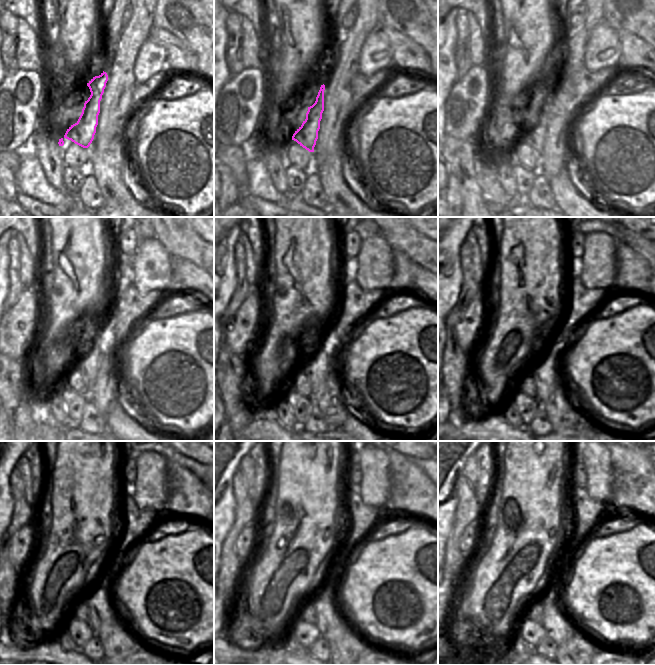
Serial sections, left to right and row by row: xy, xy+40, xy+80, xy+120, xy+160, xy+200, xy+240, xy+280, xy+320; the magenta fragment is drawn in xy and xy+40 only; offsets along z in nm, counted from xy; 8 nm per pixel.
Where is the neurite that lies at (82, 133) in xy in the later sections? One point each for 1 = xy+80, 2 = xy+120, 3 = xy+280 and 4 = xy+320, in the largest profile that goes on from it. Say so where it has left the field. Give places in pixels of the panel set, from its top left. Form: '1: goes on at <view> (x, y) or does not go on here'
1: goes on at xy+80 (534, 138)
2: goes on at xy+120 (88, 364)
3: goes on at xy+280 (328, 621)
4: goes on at xy+320 (558, 628)

